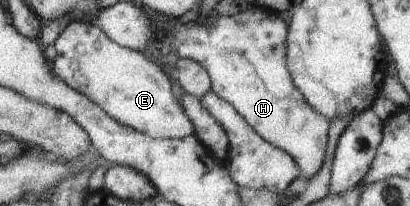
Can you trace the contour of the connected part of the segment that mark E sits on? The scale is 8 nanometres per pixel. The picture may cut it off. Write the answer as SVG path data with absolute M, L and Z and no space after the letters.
M70 21L54 42L56 57L50 69L64 84L96 103L118 124L153 139L183 139L195 136L180 100L172 94L170 76L148 53L116 44L102 29L84 21Z

